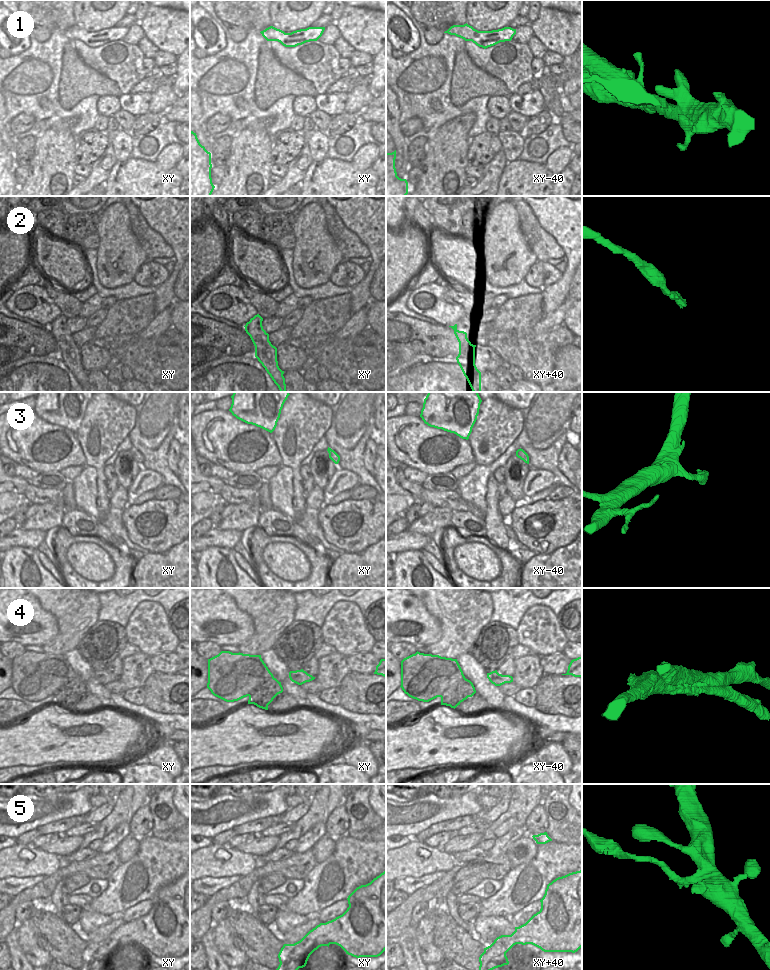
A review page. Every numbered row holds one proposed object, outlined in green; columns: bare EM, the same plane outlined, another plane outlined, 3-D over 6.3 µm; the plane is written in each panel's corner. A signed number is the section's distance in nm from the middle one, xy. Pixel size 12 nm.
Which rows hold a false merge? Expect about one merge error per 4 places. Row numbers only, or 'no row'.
4, 5

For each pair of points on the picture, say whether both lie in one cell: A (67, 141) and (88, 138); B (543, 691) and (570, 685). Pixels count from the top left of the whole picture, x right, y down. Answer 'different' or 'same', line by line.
A: different
B: same

